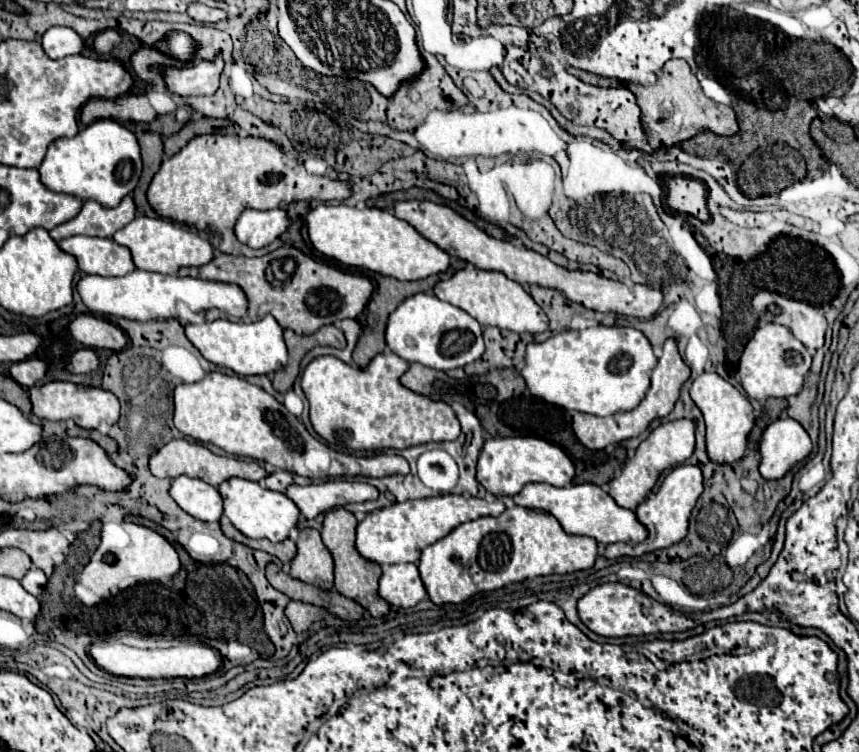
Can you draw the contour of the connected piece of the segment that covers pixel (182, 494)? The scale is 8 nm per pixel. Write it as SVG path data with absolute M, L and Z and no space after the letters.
M178 476L172 480L168 492L184 512L198 520L216 522L222 516L222 498L218 490L198 478Z

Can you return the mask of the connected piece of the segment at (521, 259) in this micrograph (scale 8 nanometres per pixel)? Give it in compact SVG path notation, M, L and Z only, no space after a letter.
M406 200L406 202L396 202L394 204L394 216L400 220L406 220L412 224L426 240L434 242L438 248L446 250L452 256L458 256L460 260L466 260L474 264L476 268L482 270L496 270L506 274L510 280L520 282L522 286L526 284L538 284L538 286L548 286L548 288L558 288L564 292L572 302L582 304L588 310L598 310L598 312L614 312L614 314L624 314L624 316L636 316L636 318L648 318L658 312L662 304L662 292L652 290L642 284L632 284L626 286L624 282L618 280L608 280L604 276L592 274L592 272L580 272L580 270L566 270L550 262L548 258L536 254L534 250L514 246L506 240L496 240L476 228L472 222L456 214L452 208L434 204L428 200Z

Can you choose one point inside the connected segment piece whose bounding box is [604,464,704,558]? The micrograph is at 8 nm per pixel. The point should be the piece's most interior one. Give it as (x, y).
(665, 515)

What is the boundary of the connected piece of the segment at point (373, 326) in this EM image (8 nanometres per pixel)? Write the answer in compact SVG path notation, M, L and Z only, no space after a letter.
M376 274L374 280L376 280L376 292L374 292L374 296L372 296L368 308L366 308L364 332L360 332L360 340L358 340L358 344L356 344L356 348L354 348L354 354L352 354L354 364L358 364L358 366L362 366L362 368L364 368L378 352L382 352L382 350L386 348L384 328L386 328L386 320L388 320L390 312L392 312L404 298L414 296L414 294L418 294L418 292L430 292L430 290L434 288L434 284L436 284L440 278L438 278L438 276L428 276L428 278L416 280L416 282L400 282L400 280L396 280L396 278L388 278L388 276Z

